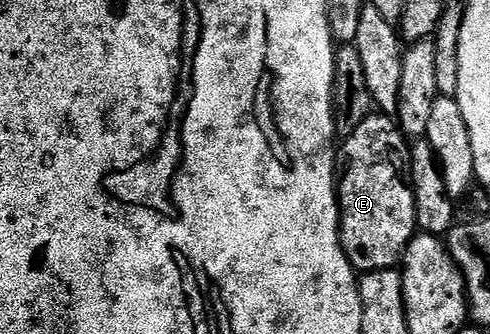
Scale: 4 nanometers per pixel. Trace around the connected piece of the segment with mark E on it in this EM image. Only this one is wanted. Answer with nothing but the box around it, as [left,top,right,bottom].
[337,114,416,273]

